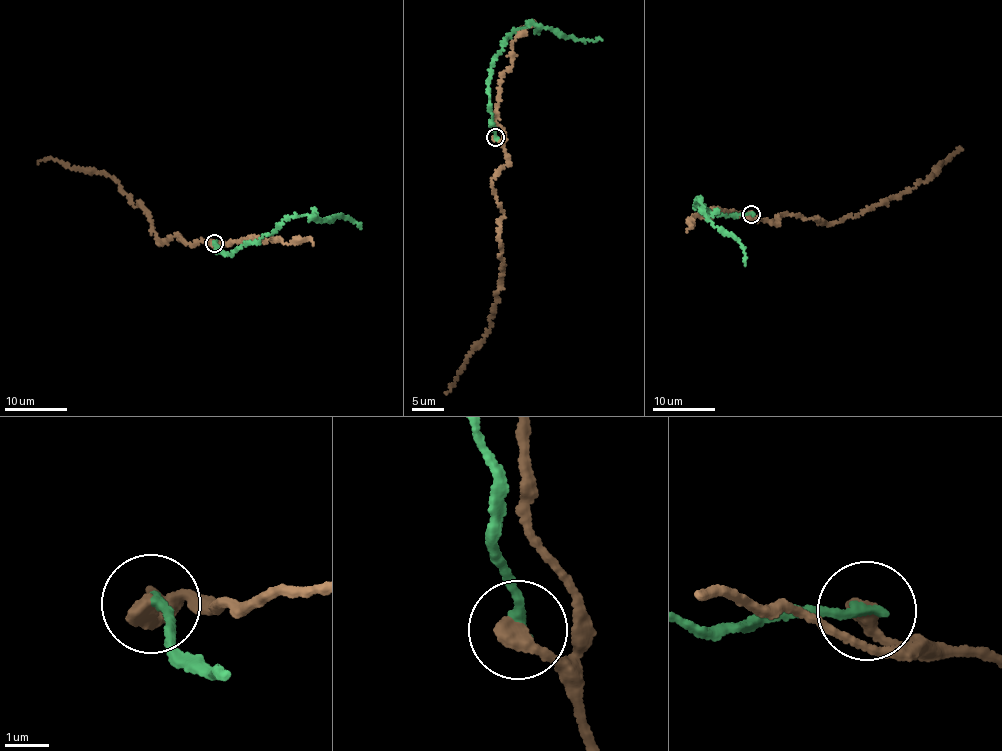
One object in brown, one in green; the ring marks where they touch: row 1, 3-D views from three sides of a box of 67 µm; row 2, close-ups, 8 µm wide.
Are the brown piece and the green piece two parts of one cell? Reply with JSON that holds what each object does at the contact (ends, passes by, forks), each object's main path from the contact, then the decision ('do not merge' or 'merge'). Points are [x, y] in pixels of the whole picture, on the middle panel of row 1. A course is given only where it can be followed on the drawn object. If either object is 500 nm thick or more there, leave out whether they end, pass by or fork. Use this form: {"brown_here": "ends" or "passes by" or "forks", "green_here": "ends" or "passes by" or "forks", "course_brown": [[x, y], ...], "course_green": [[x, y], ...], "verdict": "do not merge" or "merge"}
{"brown_here": "ends", "green_here": "ends", "course_brown": [[495, 137], [507, 163], [493, 181], [503, 214], [500, 287], [490, 327], [446, 392]], "course_green": [[495, 137], [487, 85], [494, 59], [513, 32], [540, 25], [567, 37], [602, 40]], "verdict": "do not merge"}

